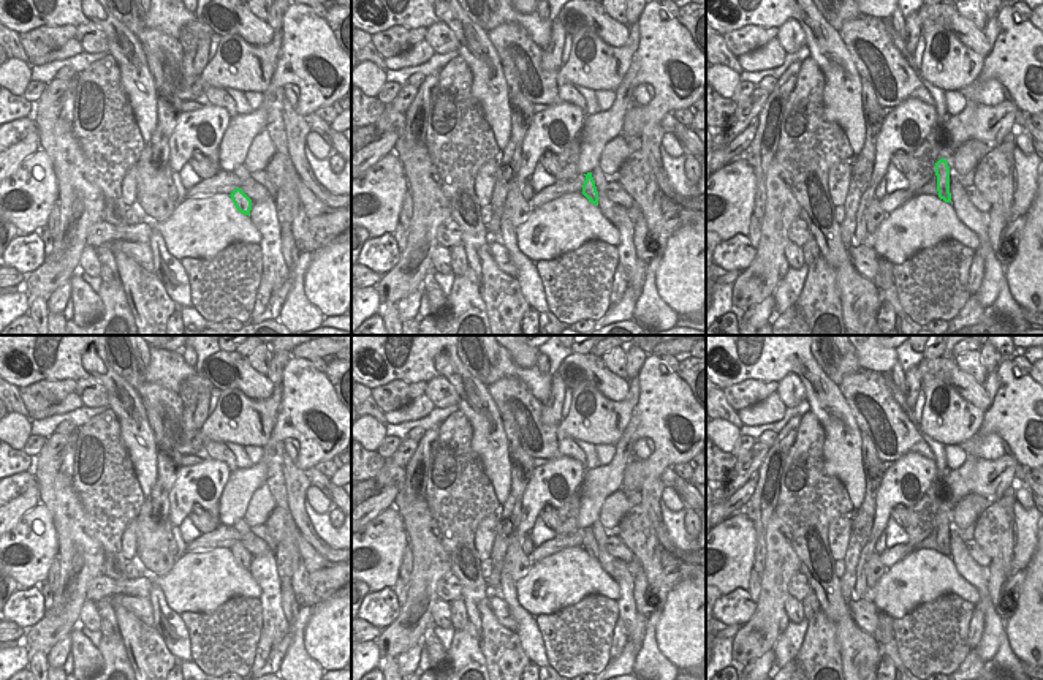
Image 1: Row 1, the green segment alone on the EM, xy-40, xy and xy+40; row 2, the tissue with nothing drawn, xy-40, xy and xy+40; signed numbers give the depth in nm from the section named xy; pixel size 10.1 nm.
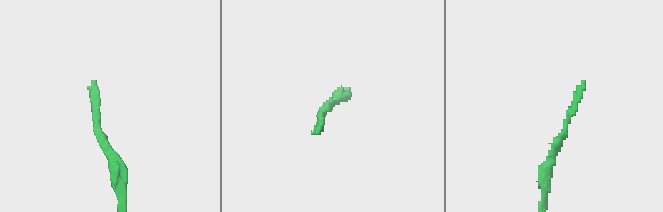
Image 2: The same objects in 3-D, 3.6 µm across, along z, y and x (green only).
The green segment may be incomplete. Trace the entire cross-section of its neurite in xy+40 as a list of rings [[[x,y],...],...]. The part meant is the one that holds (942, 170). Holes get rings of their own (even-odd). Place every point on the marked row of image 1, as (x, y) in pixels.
[[[945,158],[939,160],[935,163],[935,176],[937,176],[937,191],[939,198],[945,202],[951,202],[951,193],[950,193],[950,166]]]

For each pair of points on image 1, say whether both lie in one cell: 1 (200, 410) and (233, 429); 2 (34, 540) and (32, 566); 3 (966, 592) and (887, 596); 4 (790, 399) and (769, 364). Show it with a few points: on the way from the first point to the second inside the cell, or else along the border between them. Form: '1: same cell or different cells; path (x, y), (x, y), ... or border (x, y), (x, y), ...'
1: different cells; border (209, 416), (200, 430)
2: same cell; path (34, 546), (34, 560)
3: same cell; path (947, 584), (909, 584), (906, 587)
4: different cells; border (777, 381), (795, 374), (806, 399)

